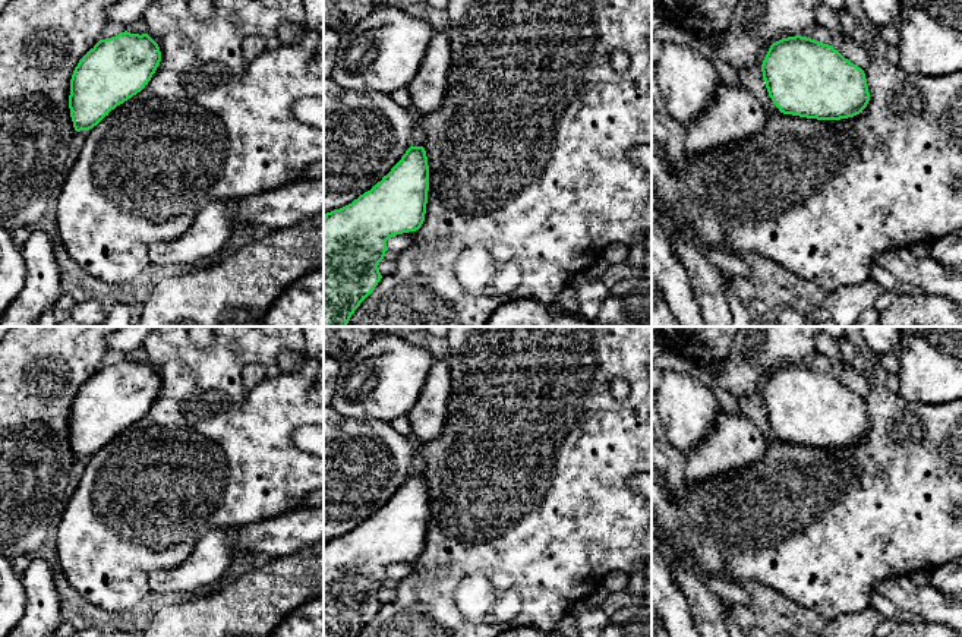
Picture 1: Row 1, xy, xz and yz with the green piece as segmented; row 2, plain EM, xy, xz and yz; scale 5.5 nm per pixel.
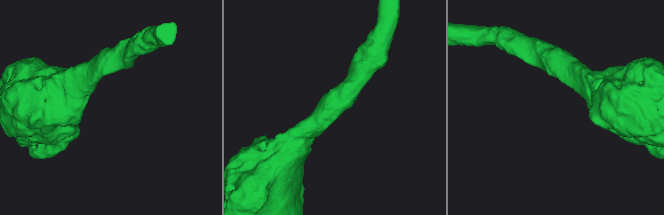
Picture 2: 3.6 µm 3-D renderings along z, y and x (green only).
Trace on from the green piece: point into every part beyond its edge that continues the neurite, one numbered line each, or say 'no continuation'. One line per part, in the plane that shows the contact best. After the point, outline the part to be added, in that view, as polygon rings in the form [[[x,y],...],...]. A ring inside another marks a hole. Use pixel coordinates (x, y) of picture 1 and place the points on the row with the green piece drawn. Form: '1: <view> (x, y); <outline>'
no continuation

